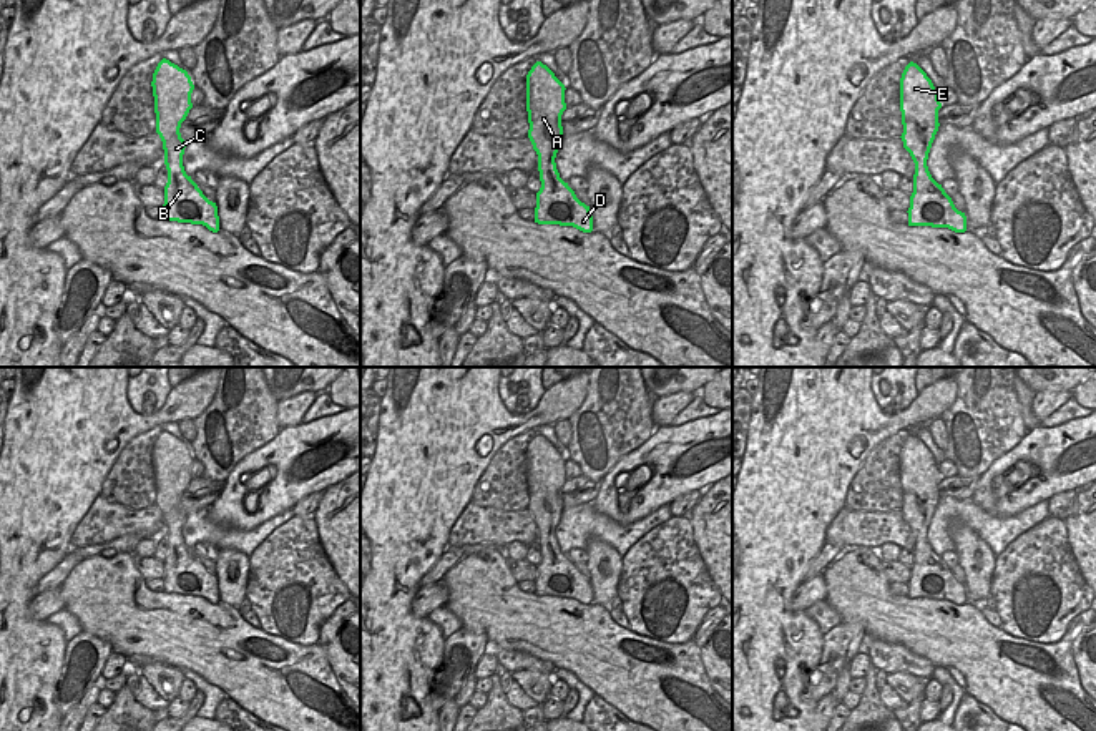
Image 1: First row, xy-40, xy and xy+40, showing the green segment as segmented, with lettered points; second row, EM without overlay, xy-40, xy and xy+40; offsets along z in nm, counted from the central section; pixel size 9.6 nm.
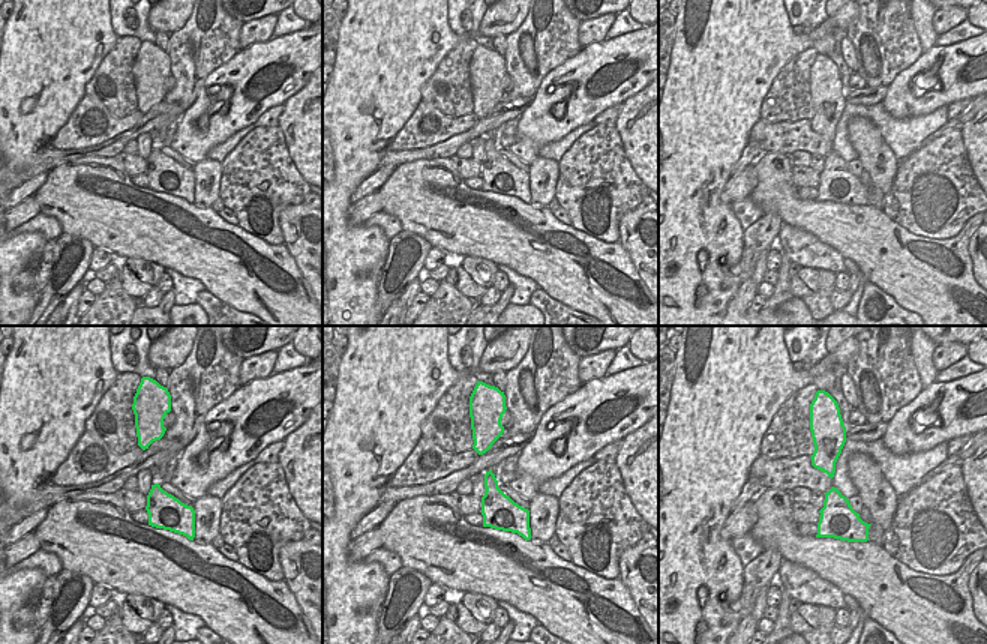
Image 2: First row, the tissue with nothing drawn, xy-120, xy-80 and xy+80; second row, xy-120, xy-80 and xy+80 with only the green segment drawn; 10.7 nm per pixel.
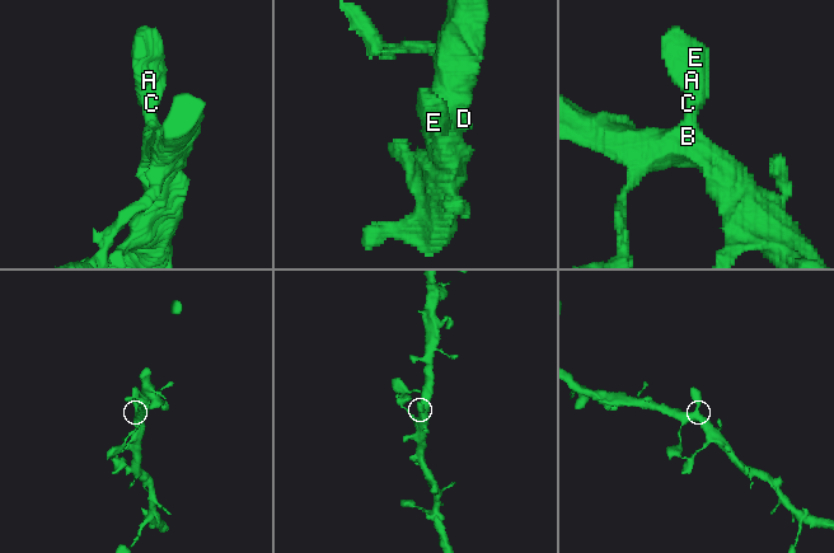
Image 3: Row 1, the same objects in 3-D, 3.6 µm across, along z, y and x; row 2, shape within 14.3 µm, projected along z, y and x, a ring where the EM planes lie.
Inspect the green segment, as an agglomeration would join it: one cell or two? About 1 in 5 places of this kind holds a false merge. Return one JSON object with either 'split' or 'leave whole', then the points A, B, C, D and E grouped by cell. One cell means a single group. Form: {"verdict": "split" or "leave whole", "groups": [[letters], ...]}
{"verdict": "leave whole", "groups": [["A", "B", "C", "D", "E"]]}

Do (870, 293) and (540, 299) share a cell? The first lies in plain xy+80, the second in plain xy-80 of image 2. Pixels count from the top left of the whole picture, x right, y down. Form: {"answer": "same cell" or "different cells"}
{"answer": "same cell"}

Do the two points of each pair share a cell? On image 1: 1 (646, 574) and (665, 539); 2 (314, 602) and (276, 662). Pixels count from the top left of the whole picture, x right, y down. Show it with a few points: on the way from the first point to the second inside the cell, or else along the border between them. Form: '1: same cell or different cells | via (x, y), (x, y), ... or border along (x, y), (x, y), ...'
1: same cell | via (655, 565), (665, 555), (665, 547)
2: different cells | border along (259, 628), (301, 645), (318, 643)

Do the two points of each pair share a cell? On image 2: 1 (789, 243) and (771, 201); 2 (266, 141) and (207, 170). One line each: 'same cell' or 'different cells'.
1: different cells
2: different cells

